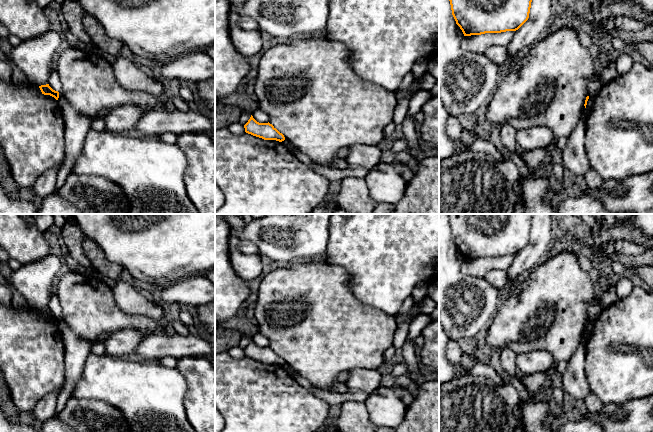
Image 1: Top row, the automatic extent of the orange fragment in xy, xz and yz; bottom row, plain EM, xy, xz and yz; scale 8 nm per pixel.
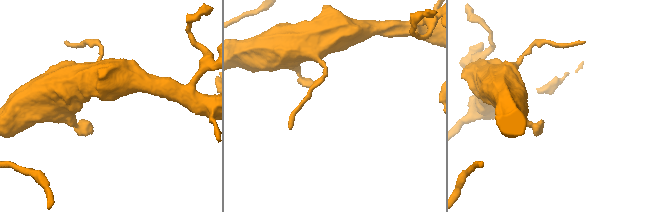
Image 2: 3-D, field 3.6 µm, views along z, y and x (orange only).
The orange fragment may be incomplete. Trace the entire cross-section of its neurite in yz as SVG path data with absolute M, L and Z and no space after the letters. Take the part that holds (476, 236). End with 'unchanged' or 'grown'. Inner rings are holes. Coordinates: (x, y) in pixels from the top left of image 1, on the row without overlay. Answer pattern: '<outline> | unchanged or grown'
M447 214L452 239L464 260L518 254L529 242L534 214Z | unchanged

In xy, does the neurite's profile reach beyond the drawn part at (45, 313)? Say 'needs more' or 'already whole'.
already whole

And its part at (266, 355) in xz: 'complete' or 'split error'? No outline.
complete

